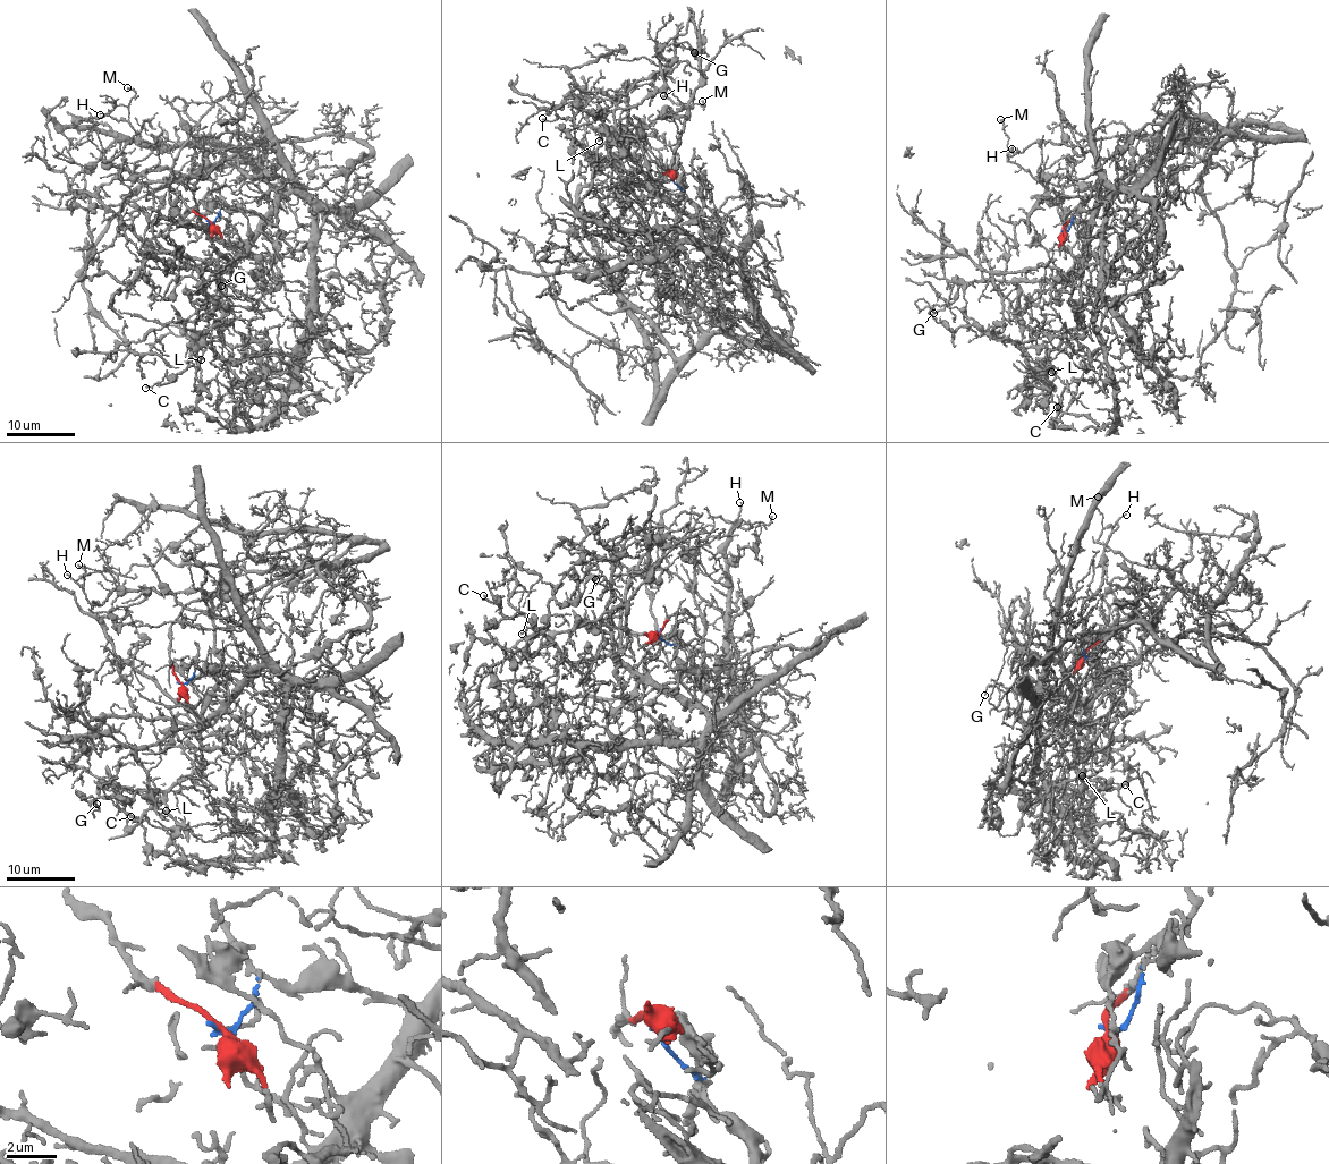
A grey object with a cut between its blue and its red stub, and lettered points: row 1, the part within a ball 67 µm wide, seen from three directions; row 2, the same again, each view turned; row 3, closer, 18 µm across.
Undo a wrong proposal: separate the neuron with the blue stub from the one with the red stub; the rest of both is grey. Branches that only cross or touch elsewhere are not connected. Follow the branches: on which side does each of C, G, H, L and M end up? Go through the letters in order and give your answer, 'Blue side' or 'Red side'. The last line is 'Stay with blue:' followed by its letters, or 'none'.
C: Blue side
G: Blue side
H: Red side
L: Blue side
M: Red side
Stay with blue: C, G, L

